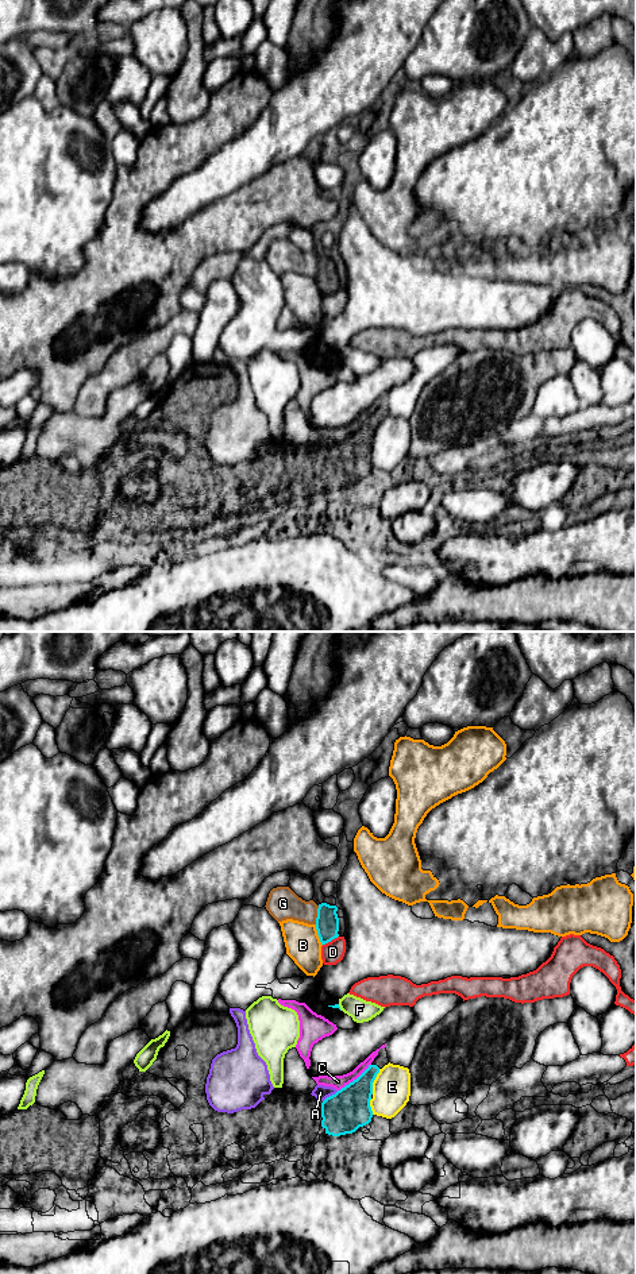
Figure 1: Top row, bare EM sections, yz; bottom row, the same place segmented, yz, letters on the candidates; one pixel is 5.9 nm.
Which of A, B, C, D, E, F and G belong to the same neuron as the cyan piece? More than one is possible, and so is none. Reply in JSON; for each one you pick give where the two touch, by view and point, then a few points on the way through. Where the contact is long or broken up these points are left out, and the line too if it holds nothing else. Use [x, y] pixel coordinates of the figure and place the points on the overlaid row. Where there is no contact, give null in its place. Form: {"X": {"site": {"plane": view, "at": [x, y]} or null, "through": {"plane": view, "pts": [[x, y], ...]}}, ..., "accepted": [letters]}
{"accepted": []}

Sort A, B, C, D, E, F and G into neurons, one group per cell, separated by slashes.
A C D / B / E / F / G

